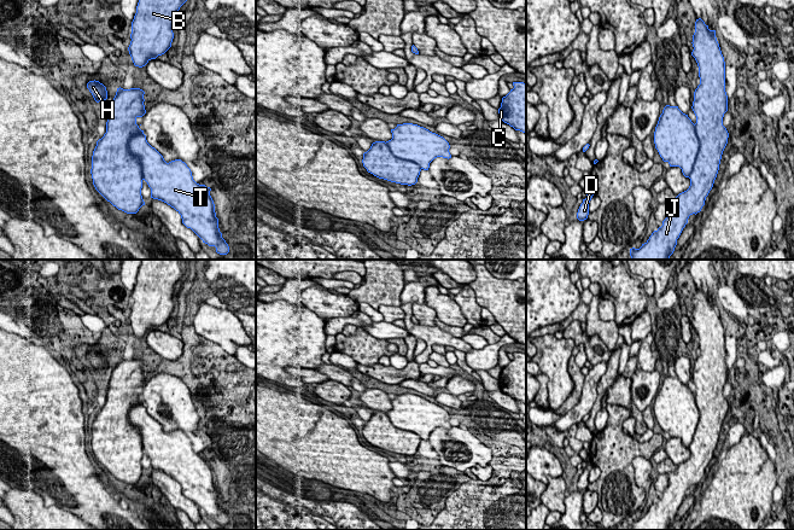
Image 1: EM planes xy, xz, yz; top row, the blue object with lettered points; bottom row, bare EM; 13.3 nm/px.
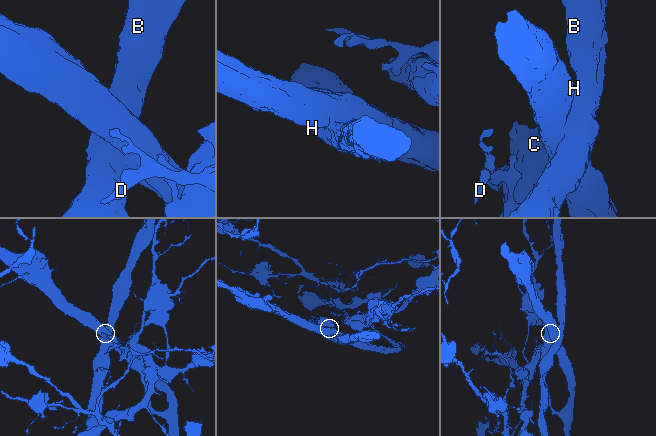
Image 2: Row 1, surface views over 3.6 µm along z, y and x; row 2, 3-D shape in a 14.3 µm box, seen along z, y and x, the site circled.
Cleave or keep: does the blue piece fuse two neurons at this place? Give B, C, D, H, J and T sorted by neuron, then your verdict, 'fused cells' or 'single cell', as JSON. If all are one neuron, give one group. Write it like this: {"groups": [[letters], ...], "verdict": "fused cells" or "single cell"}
{"groups": [["B", "D", "J"], ["C", "H", "T"]], "verdict": "fused cells"}

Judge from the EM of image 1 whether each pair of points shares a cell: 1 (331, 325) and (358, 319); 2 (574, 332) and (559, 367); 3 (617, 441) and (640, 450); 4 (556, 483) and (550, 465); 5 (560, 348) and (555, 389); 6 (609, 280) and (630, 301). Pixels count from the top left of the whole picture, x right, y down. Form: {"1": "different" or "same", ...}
{"1": "same", "2": "different", "3": "same", "4": "different", "5": "same", "6": "same"}

